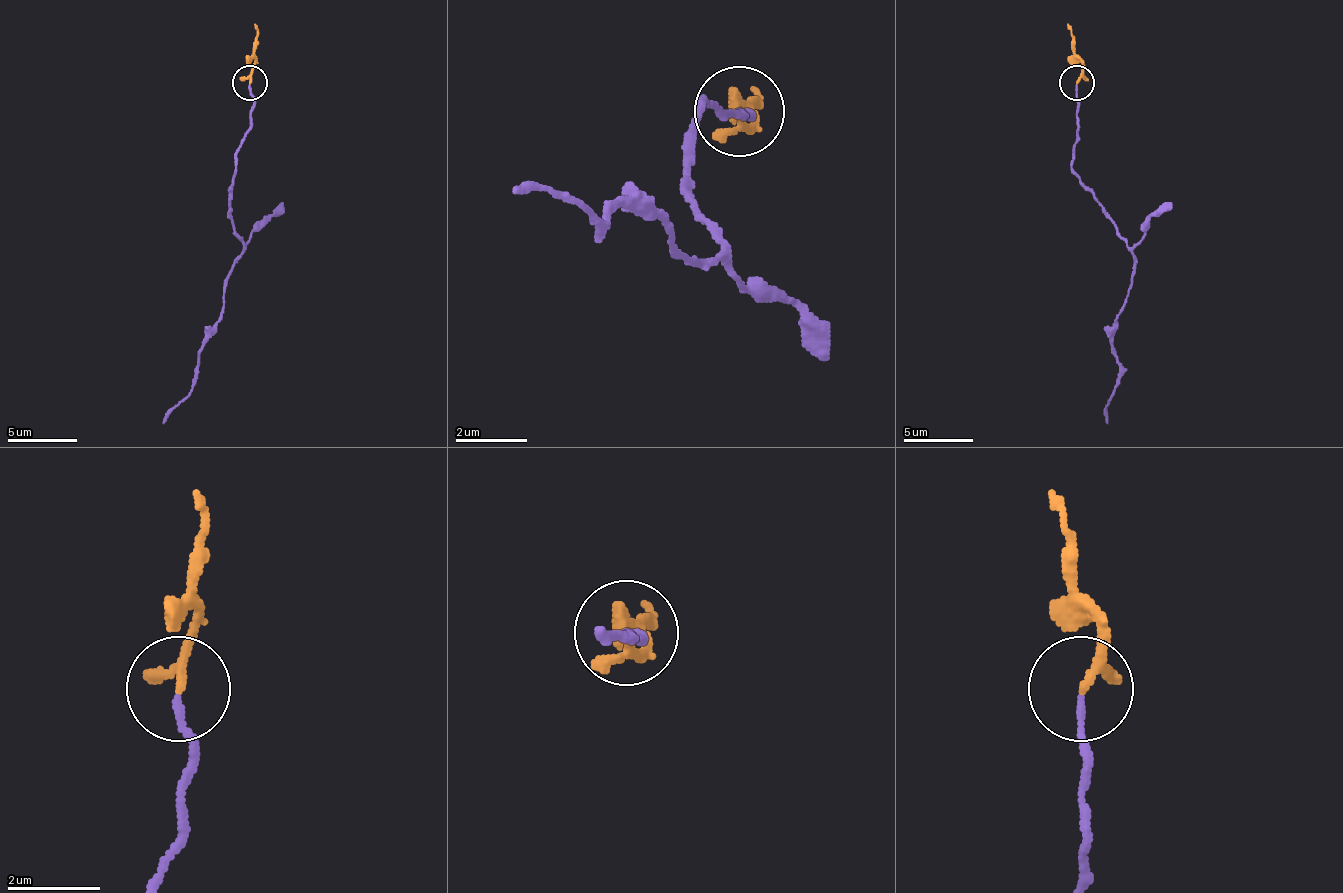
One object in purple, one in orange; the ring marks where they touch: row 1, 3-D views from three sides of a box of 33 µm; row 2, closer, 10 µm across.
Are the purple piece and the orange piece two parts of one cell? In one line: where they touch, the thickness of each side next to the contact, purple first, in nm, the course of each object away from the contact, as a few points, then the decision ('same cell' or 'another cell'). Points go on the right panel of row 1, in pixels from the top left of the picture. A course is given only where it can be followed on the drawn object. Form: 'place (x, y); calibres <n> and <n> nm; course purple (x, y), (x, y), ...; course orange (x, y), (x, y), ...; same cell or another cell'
place (1076, 82); calibres 140 and 150 nm; course purple (1077, 85), (1074, 175), (1132, 258), (1132, 286), (1112, 338), (1119, 355), (1119, 386), (1105, 407), (1108, 424); course orange (1077, 82), (1081, 68), (1067, 23); same cell

